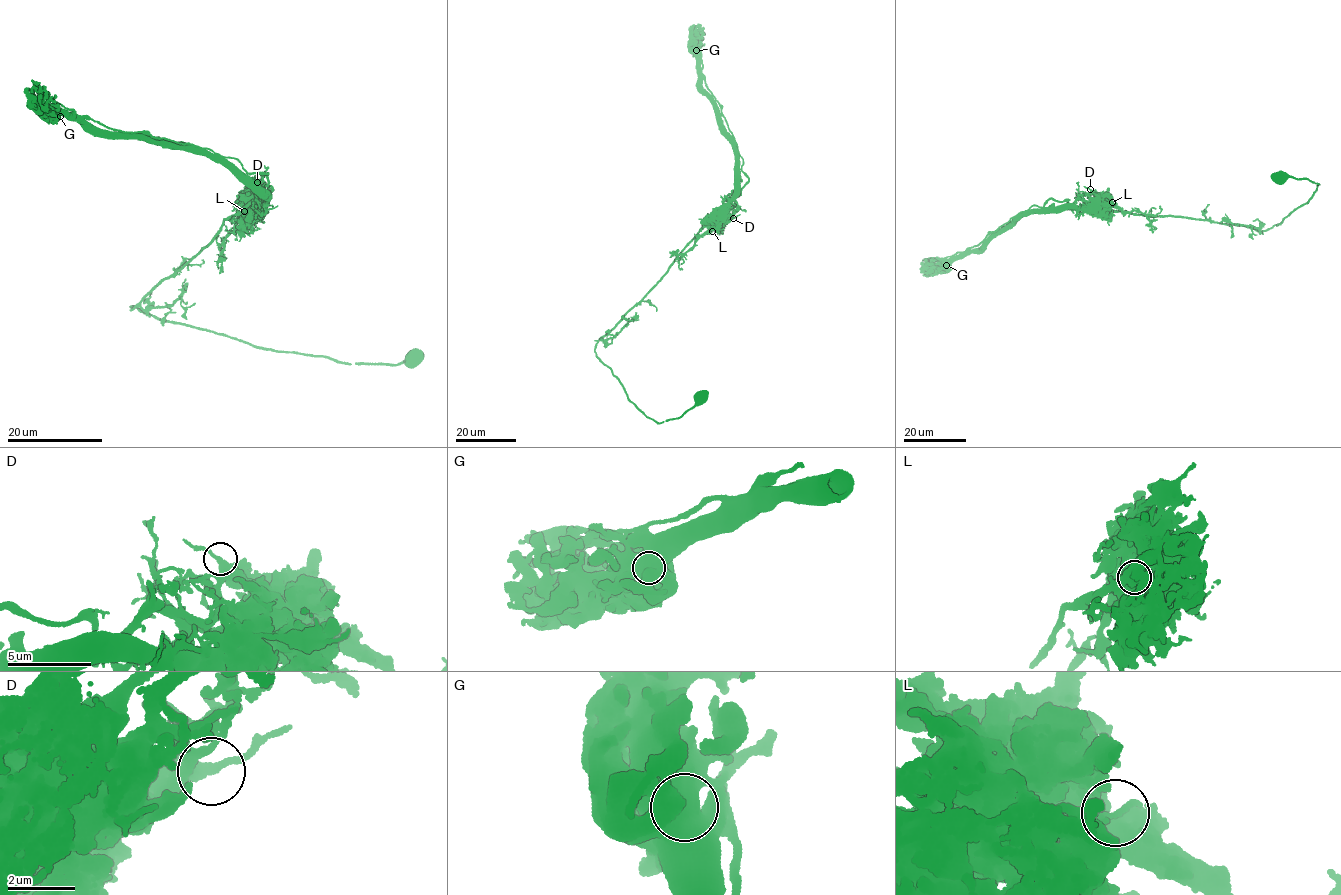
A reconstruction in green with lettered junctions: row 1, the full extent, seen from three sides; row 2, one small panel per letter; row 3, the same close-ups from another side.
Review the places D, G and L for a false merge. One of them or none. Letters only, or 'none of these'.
L

